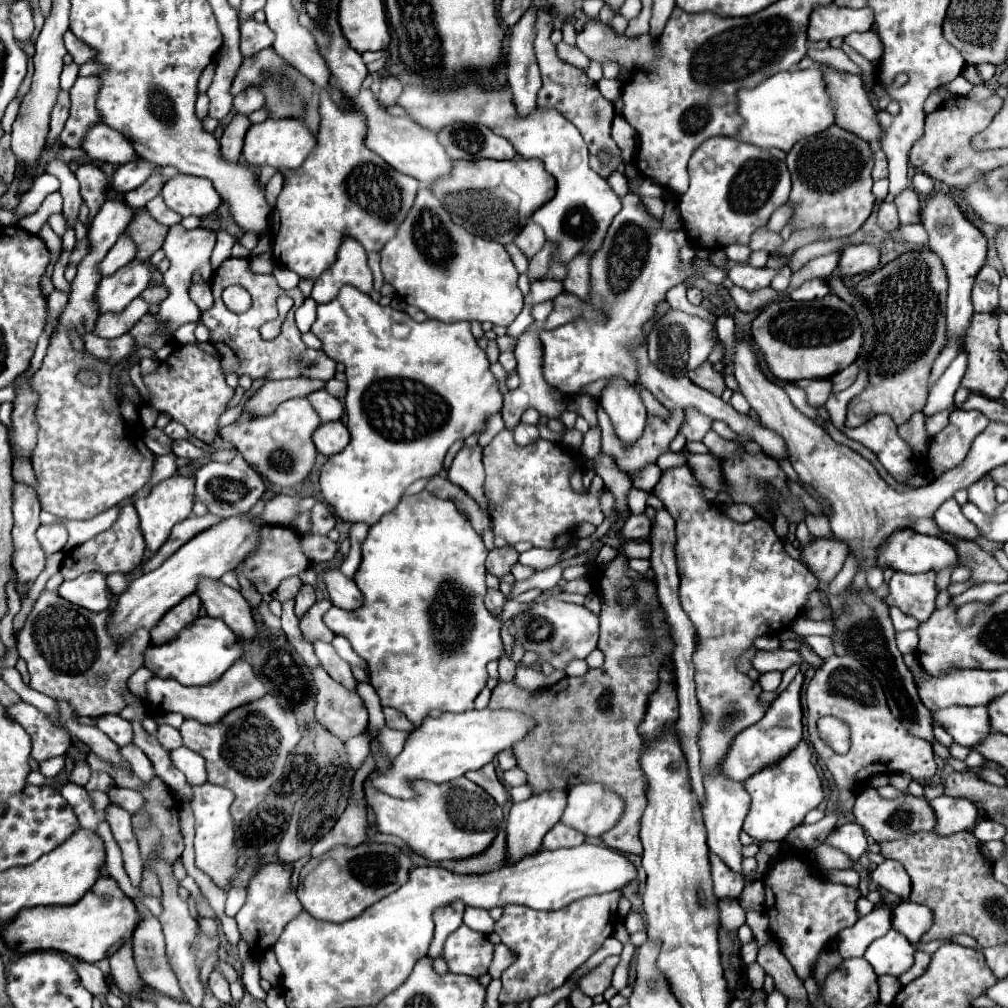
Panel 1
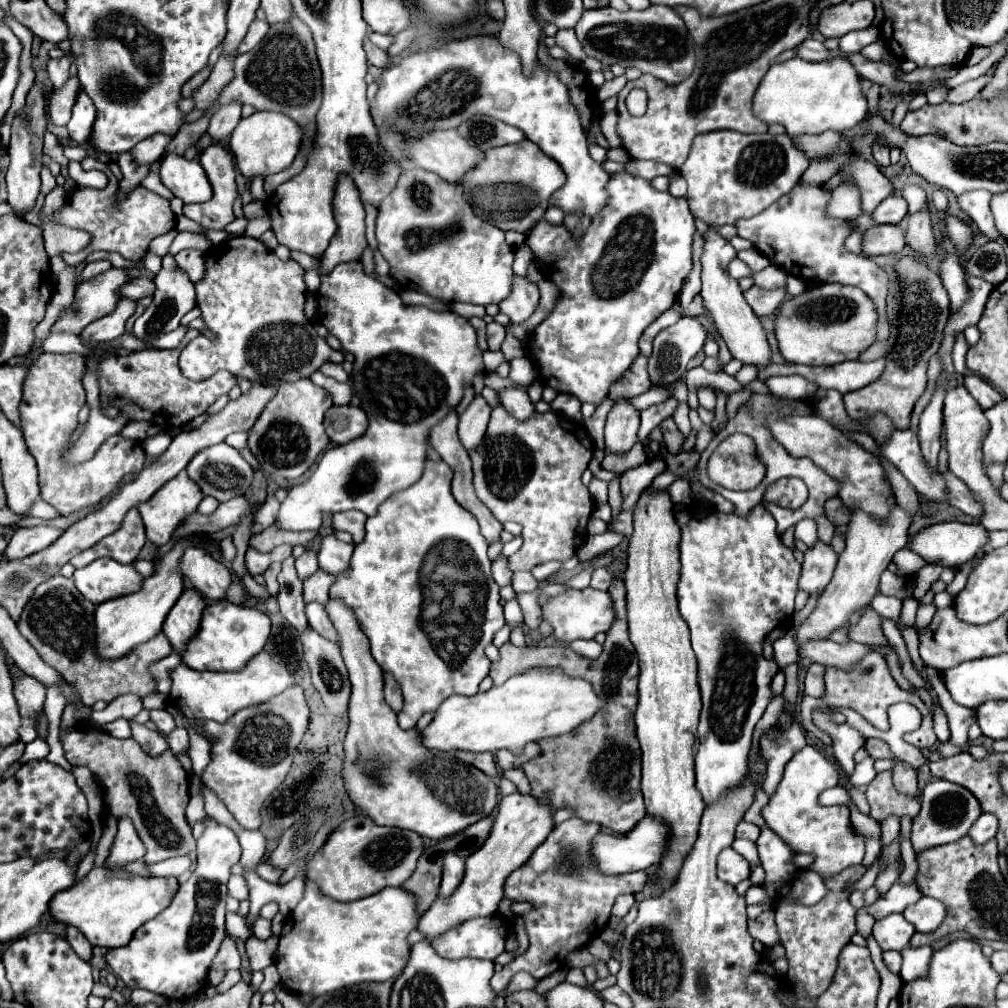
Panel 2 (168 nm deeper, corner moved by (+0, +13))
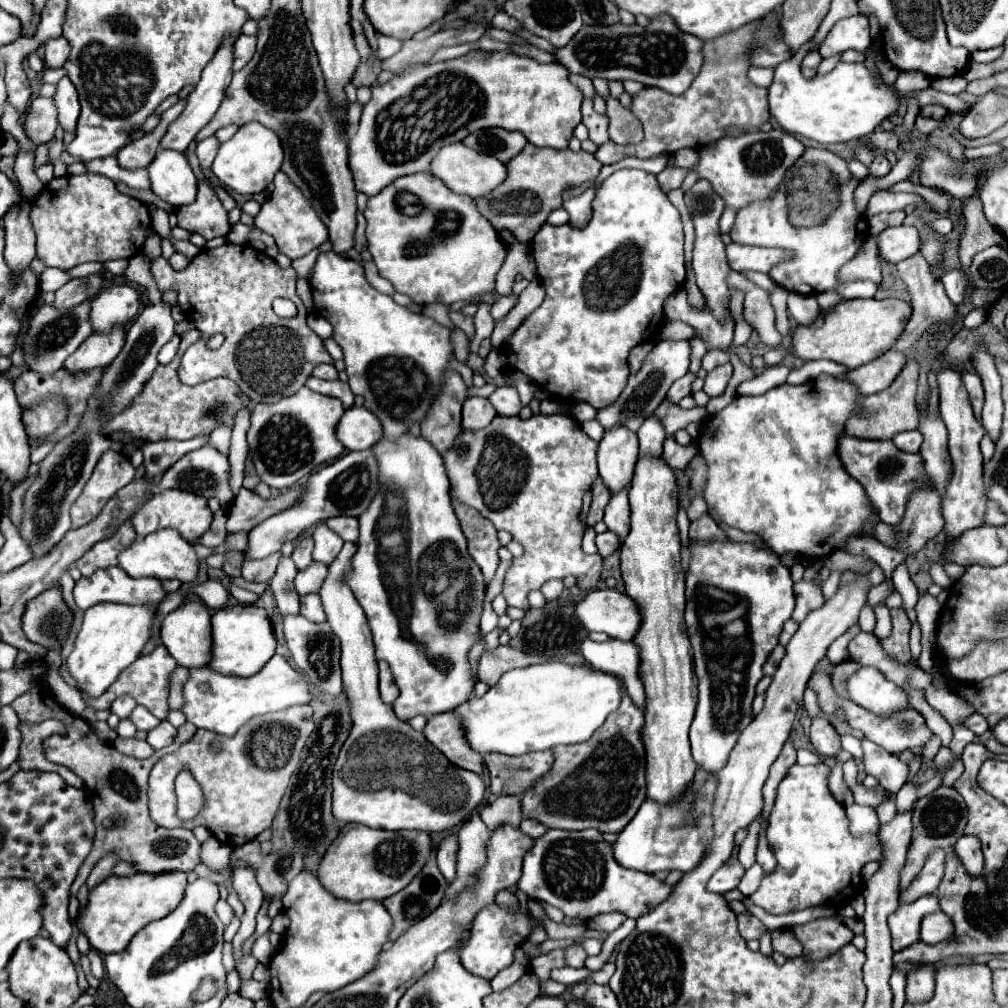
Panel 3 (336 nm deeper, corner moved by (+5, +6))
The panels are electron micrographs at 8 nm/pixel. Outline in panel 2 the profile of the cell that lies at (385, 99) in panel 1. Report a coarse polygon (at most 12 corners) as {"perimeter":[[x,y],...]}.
{"perimeter":[[368,38],[364,50],[368,62],[386,68],[388,56],[386,52],[376,48]]}

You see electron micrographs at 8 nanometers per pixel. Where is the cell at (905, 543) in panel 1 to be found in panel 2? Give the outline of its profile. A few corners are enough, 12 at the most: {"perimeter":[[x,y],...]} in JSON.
{"perimeter":[[942,522],[920,530],[912,550],[958,568],[984,552],[982,524]]}

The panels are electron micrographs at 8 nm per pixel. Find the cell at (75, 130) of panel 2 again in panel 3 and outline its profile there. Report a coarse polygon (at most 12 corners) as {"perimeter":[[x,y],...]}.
{"perimeter":[[63,77],[57,83],[55,105],[59,123],[75,133],[79,121],[77,89]]}

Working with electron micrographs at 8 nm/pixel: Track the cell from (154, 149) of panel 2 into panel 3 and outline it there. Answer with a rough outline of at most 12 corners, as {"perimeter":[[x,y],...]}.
{"perimeter":[[223,39],[159,149],[183,153],[211,121],[233,73]]}

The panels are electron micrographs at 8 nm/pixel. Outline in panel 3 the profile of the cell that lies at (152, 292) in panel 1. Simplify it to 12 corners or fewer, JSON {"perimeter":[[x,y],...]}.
{"perimeter":[[131,285],[101,289],[93,299],[95,331],[129,323],[139,313]]}

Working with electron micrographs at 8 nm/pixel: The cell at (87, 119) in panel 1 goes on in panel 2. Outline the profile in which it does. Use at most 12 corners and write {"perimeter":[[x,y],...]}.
{"perimeter":[[68,78],[48,98],[48,120],[66,126],[78,94],[78,78]]}

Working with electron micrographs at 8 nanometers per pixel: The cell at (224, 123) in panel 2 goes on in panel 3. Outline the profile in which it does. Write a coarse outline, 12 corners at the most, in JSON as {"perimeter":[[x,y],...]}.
{"perimeter":[[207,137],[197,143],[197,157],[203,169],[219,151],[221,141]]}

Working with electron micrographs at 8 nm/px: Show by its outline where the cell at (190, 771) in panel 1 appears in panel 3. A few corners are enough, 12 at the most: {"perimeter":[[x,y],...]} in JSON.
{"perimeter":[[161,721],[149,731],[147,743],[161,749],[173,743],[177,729]]}

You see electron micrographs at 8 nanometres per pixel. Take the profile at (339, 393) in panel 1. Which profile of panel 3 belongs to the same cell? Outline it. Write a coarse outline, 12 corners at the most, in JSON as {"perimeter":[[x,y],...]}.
{"perimeter":[[321,363],[315,367],[313,377],[333,381],[337,369],[333,365]]}

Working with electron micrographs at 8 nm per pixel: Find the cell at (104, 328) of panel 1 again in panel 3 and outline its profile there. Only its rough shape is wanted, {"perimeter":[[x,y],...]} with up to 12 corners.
{"perimeter":[[125,327],[93,333],[65,361],[65,369],[105,367],[125,343]]}

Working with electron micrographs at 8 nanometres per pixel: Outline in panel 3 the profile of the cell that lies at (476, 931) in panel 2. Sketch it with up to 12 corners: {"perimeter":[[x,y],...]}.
{"perimeter":[[485,907],[459,951],[469,973],[493,979],[537,921]]}

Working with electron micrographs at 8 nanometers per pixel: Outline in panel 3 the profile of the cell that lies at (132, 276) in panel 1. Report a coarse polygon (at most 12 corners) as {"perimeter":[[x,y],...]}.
{"perimeter":[[87,299],[43,305],[25,337],[25,363],[53,373],[93,333]]}

